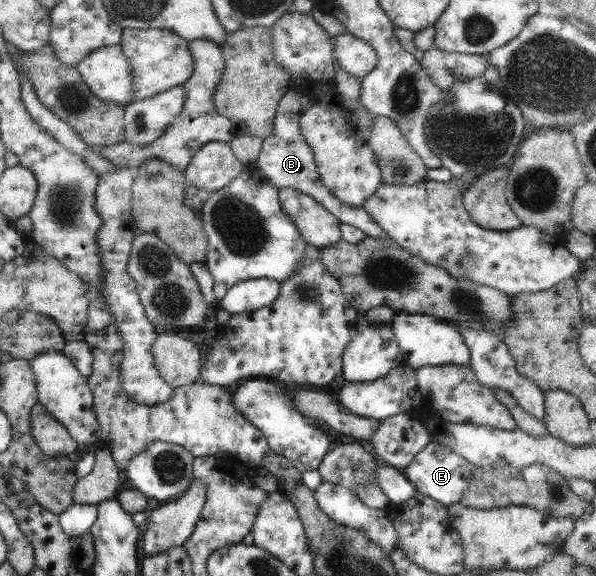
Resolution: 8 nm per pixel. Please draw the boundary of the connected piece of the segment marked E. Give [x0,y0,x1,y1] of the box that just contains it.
[402,440,475,508]

